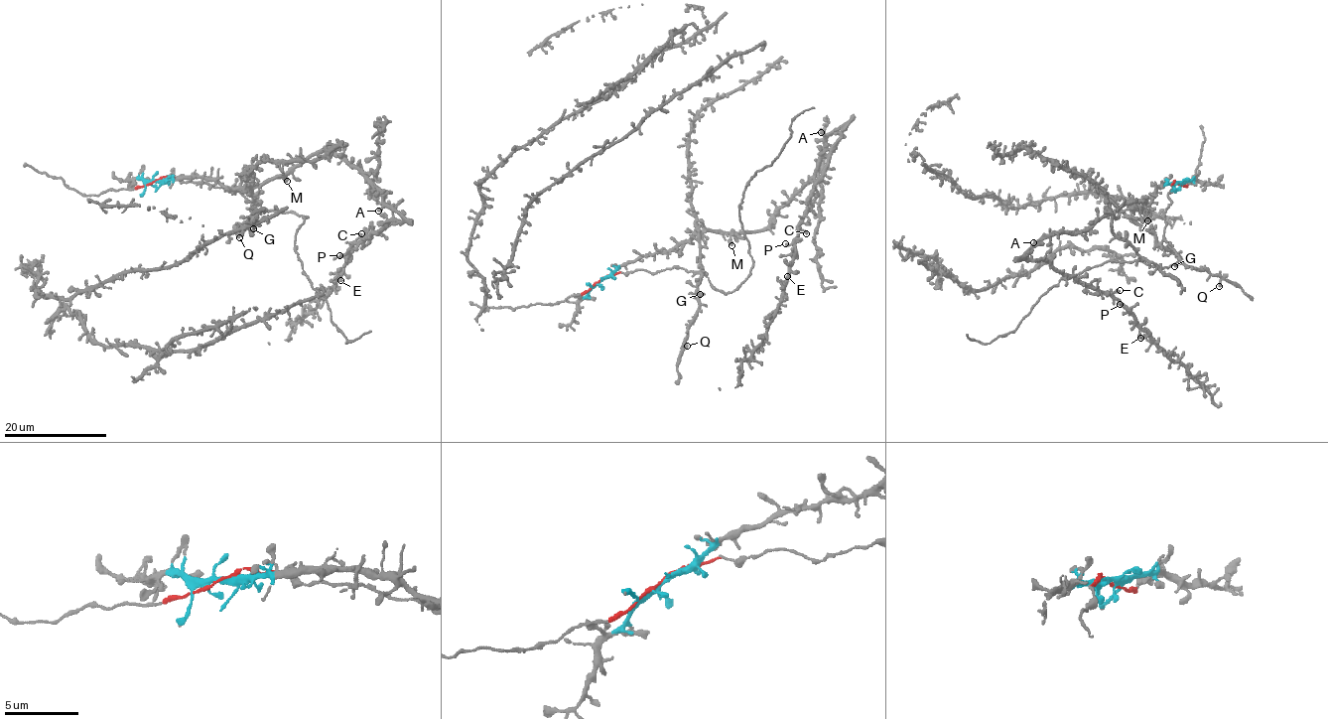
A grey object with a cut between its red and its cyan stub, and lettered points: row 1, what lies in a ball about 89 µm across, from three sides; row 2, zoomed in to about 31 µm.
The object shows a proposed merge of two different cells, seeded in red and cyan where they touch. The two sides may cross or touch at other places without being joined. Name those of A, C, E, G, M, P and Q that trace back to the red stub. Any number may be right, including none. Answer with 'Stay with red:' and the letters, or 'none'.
Stay with red: G, Q

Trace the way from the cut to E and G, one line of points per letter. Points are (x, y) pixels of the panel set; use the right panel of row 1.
E: (1177, 184), (1140, 212), (1144, 203), (1128, 202), (1043, 235), (1026, 254), (1109, 293), (1140, 338)
G: (1177, 183), (1174, 180), (1169, 192), (1171, 203), (1166, 208), (1161, 240), (1164, 246), (1178, 255), (1174, 266)

